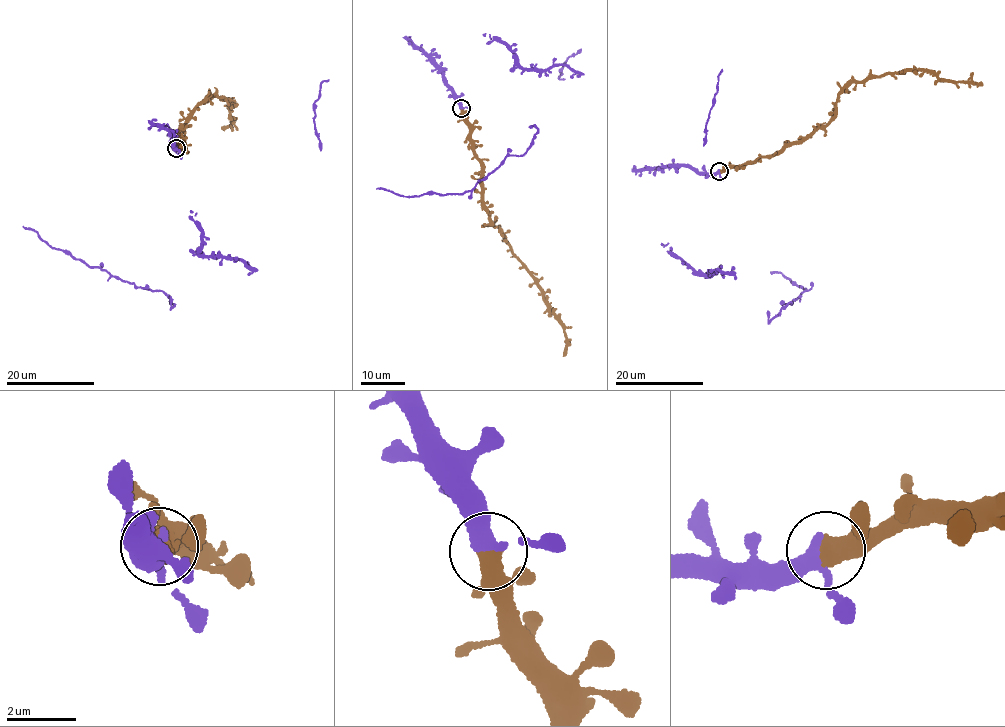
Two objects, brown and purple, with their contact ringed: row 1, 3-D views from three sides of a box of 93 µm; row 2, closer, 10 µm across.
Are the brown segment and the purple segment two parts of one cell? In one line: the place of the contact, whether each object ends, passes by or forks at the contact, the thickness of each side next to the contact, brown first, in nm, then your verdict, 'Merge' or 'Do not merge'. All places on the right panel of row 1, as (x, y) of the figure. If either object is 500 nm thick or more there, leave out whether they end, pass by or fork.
Place: (719, 171). At the ring brown passes by. At the ring purple passes by. Thickness 400 nm (brown) against 380 nm. Merge

